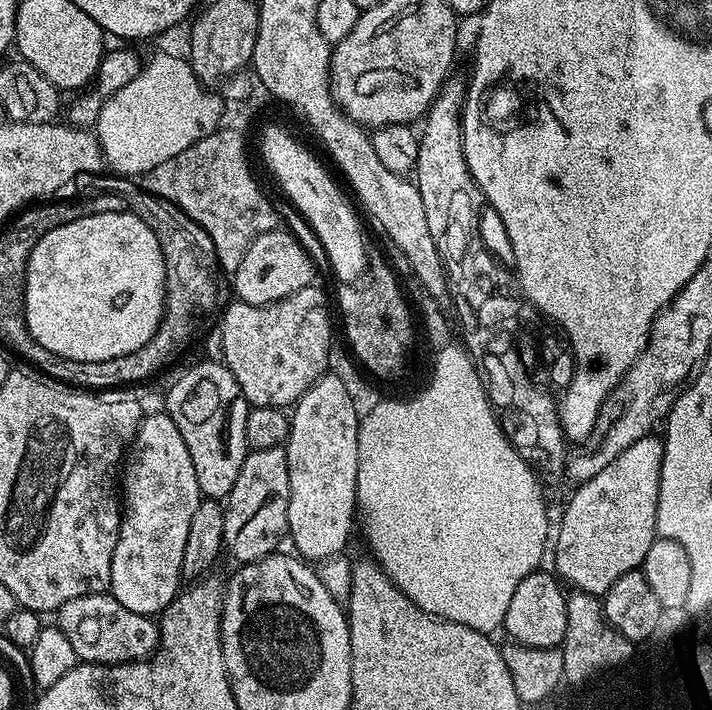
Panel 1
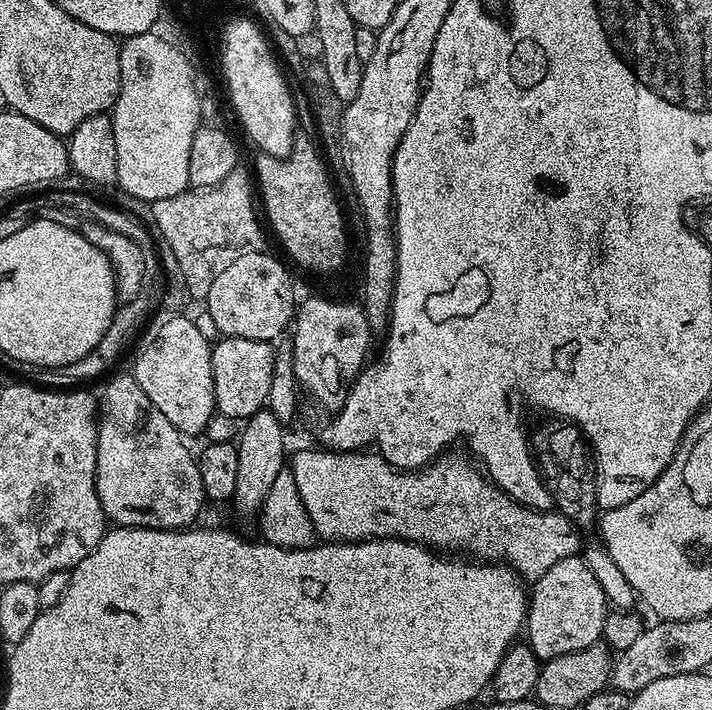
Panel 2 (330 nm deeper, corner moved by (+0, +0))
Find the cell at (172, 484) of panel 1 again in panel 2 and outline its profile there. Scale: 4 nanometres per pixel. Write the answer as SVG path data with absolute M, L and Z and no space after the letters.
M131 374L116 376L98 396L98 423L96 425L96 489L105 517L113 525L125 528L170 528L183 530L193 527L200 516L200 507L206 504L200 466L194 452L187 448L180 433L158 406L146 398L142 386Z

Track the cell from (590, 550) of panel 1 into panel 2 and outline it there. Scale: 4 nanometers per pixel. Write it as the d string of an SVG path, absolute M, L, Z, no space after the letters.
M579 555L567 556L562 562L554 562L554 566L531 585L526 643L540 662L586 650L586 646L601 643L609 611L607 596L593 571Z

